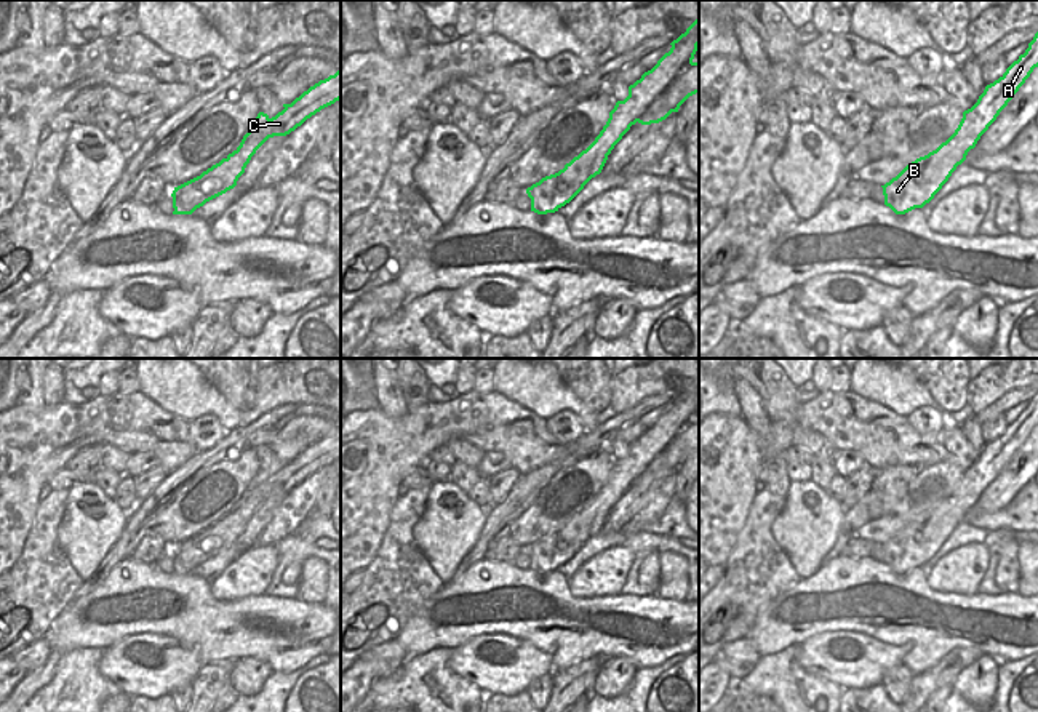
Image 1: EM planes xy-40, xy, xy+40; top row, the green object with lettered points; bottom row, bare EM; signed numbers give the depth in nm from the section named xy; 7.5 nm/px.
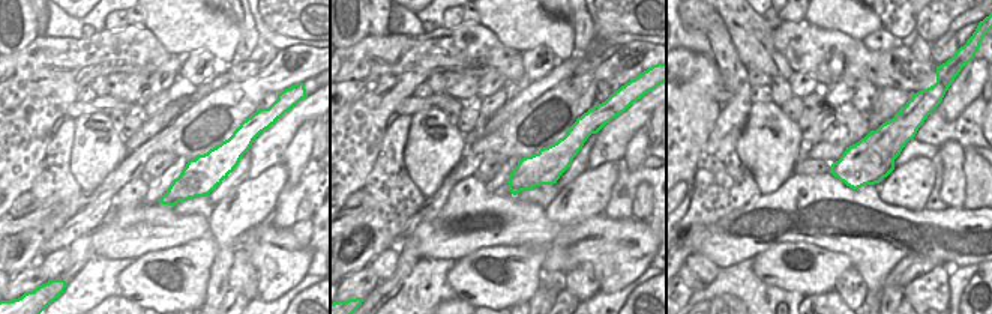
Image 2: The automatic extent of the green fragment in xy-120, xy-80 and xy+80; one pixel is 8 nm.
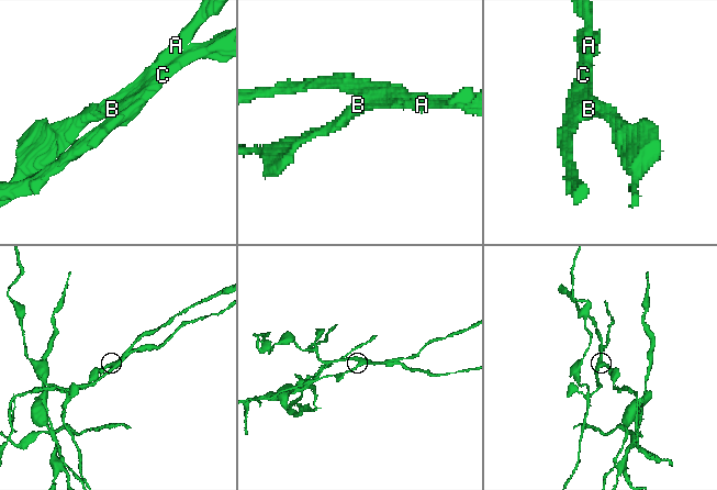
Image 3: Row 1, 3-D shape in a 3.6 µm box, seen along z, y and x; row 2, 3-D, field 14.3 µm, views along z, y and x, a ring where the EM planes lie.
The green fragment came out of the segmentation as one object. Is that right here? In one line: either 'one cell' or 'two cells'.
two cells

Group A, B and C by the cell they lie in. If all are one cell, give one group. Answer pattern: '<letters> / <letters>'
A / B C

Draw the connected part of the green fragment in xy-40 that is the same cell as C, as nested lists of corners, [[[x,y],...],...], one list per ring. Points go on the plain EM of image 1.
[[[341,429],[320,438],[265,483],[253,488],[245,499],[227,514],[226,520],[210,533],[200,533],[174,546],[173,573],[192,573],[206,560],[226,552],[237,544],[256,509],[273,494],[286,494],[307,477],[341,458]]]

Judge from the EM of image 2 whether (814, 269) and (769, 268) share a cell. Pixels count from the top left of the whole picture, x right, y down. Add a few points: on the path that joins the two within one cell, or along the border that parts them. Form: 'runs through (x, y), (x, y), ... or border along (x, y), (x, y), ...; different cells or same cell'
runs through (803, 272), (779, 268); same cell

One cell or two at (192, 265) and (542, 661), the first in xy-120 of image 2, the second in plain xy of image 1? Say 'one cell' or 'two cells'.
one cell

